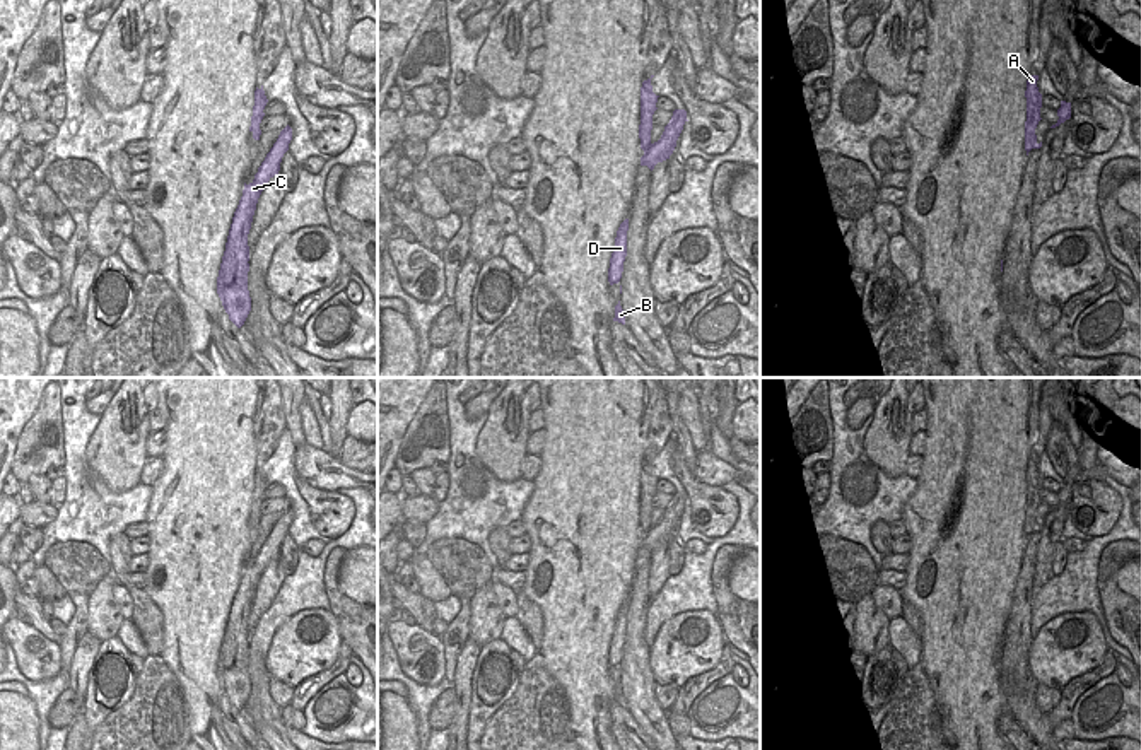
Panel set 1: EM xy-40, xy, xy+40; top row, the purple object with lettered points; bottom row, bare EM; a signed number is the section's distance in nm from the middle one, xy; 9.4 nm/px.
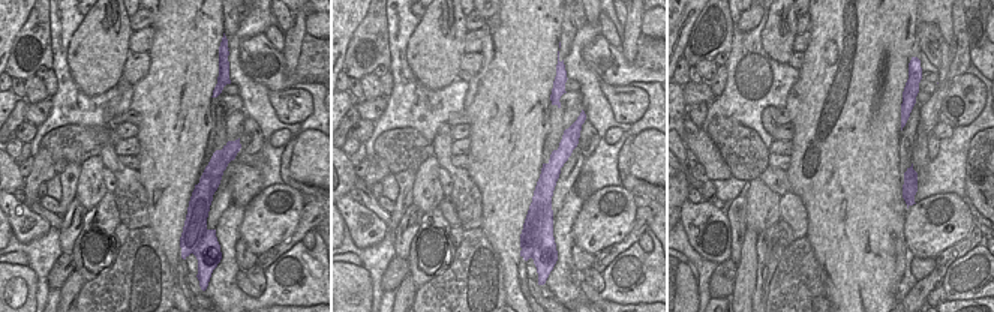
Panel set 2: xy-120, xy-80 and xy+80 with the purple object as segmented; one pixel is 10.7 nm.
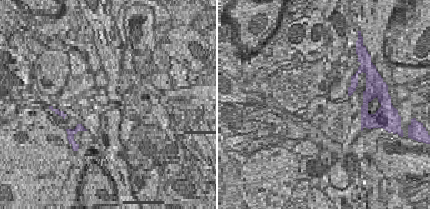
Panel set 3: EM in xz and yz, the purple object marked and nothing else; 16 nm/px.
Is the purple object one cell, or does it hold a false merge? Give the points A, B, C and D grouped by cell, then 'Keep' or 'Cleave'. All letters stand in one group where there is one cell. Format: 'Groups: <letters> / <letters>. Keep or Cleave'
Groups: A / B C D. Cleave.

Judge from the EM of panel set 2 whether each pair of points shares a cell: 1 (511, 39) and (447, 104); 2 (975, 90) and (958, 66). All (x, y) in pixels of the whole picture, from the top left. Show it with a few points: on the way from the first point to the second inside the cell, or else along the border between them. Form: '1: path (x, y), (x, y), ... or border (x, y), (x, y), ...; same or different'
1: border (470, 83), (464, 108); different
2: border (964, 72), (952, 81), (942, 101); different

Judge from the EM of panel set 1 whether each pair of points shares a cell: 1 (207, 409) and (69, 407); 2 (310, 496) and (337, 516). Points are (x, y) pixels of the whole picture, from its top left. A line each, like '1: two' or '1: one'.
1: two
2: one

